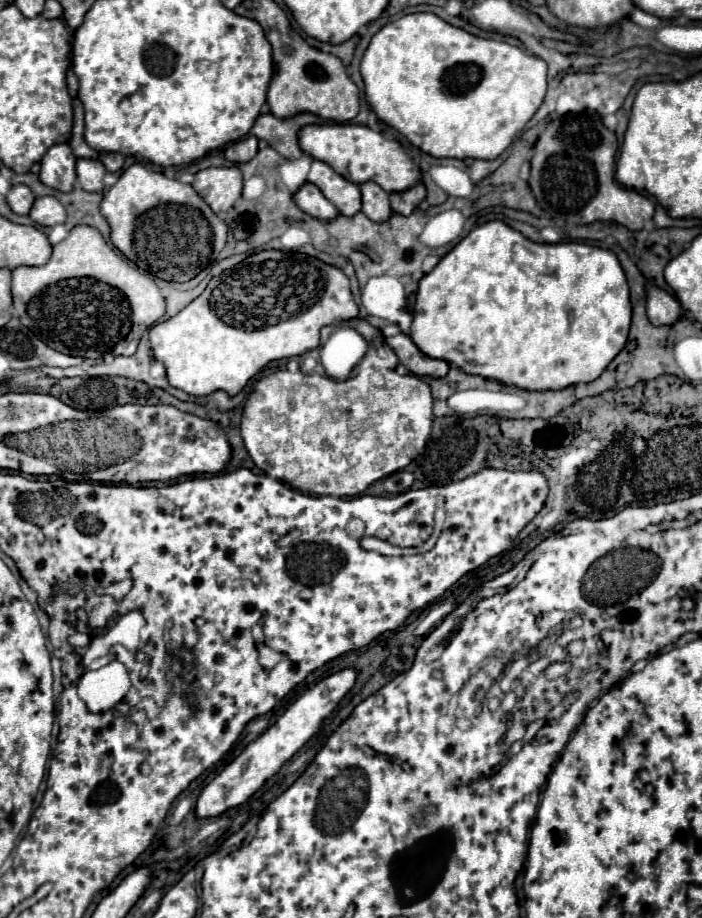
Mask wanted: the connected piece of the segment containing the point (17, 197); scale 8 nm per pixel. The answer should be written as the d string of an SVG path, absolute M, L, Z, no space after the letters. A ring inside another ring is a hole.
M17 184L17 186L11 186L11 190L7 194L7 202L9 202L9 206L11 206L11 210L15 214L27 216L31 206L33 206L33 202L35 202L35 194L27 186Z

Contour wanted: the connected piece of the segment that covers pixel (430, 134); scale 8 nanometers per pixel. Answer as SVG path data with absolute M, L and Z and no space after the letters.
M431 12L407 14L383 26L361 60L365 98L379 120L435 158L495 160L531 120L547 92L547 64L499 40L477 38Z

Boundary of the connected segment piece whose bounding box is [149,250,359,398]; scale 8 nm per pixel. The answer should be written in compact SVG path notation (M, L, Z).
M263 250L247 256L241 264L215 276L209 286L177 316L155 324L149 330L149 342L155 360L167 370L167 380L191 396L209 396L223 390L229 396L239 394L245 384L269 362L301 356L319 346L319 330L327 324L341 324L357 318L359 306L349 290L349 278L335 266L299 252Z

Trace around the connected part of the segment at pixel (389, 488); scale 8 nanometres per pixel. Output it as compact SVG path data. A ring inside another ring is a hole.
M405 470L395 472L395 474L391 474L389 478L383 480L383 488L389 494L401 494L401 492L409 490L411 484L413 484L413 474L411 472L405 472Z

